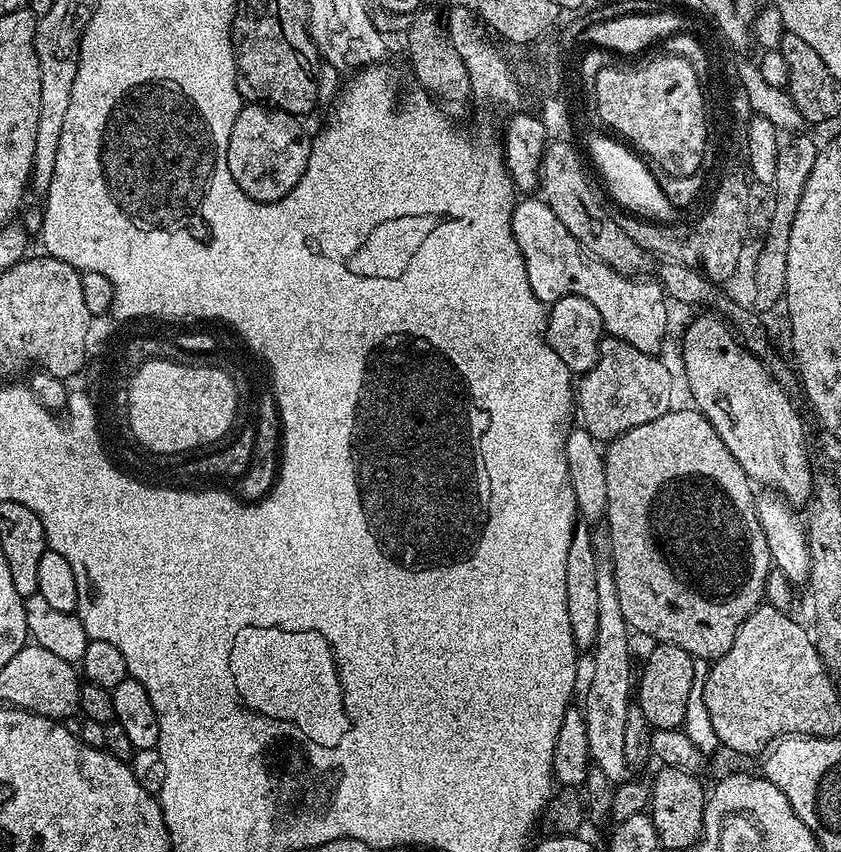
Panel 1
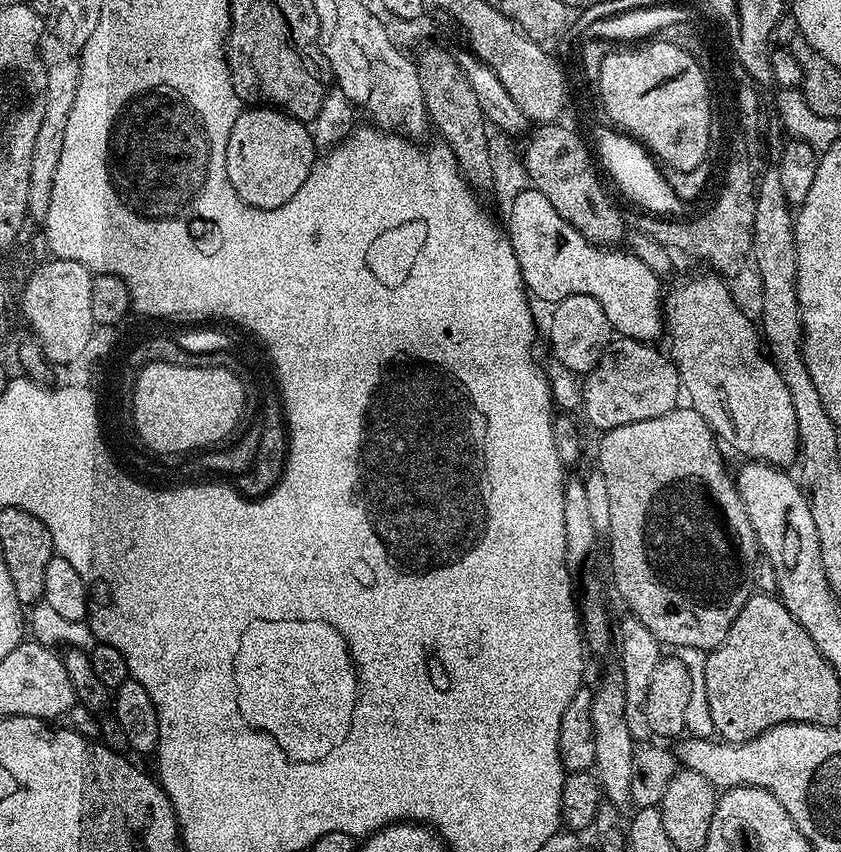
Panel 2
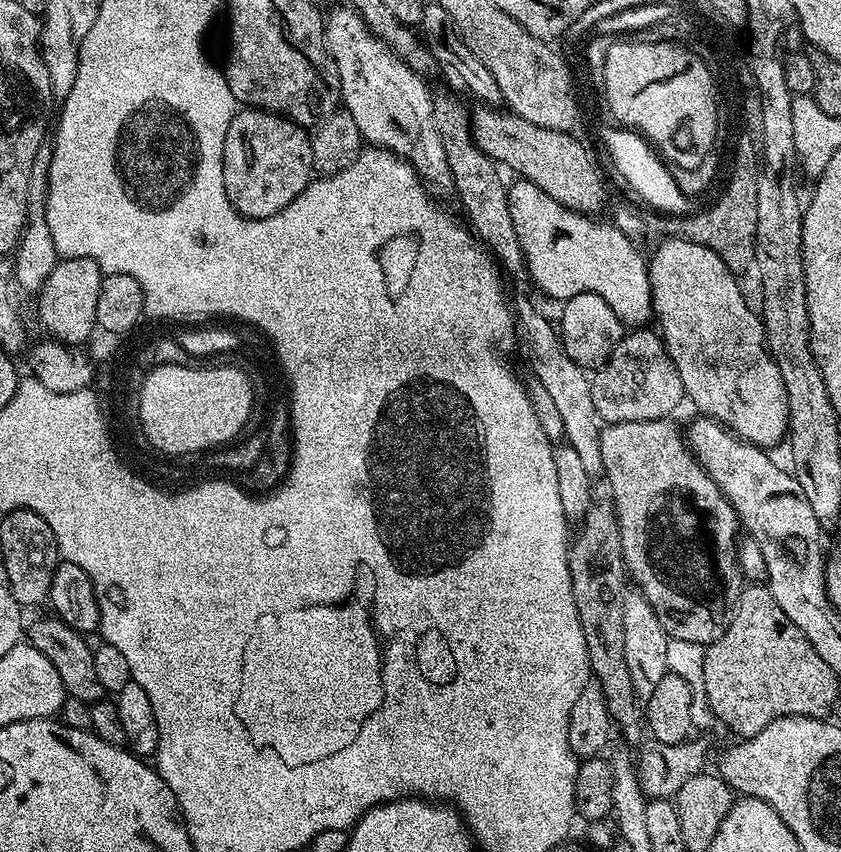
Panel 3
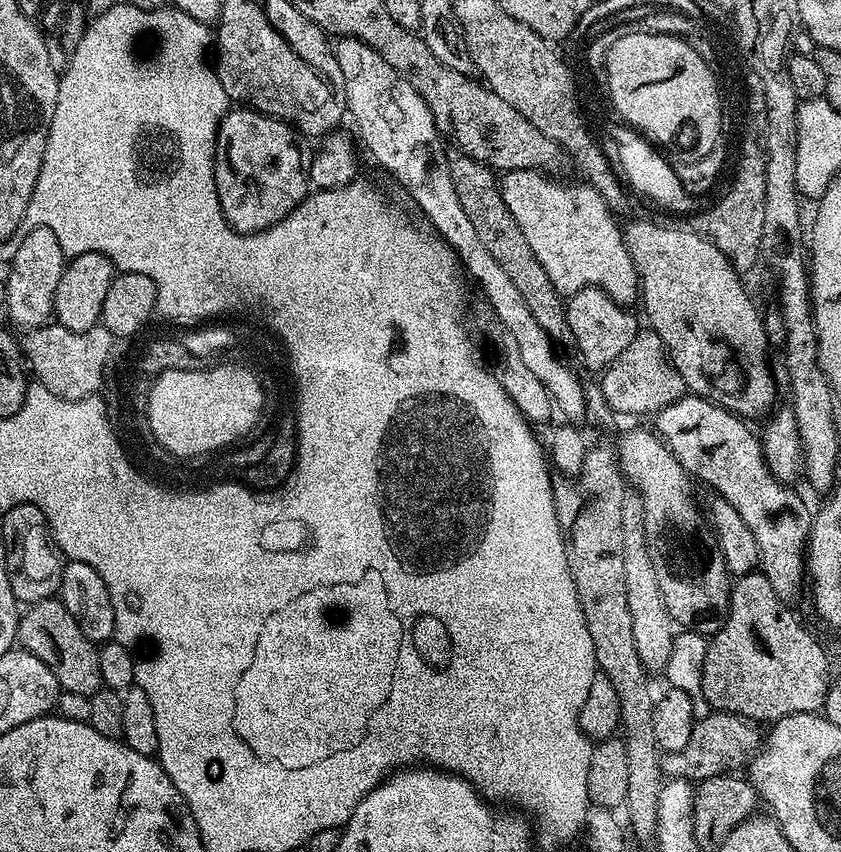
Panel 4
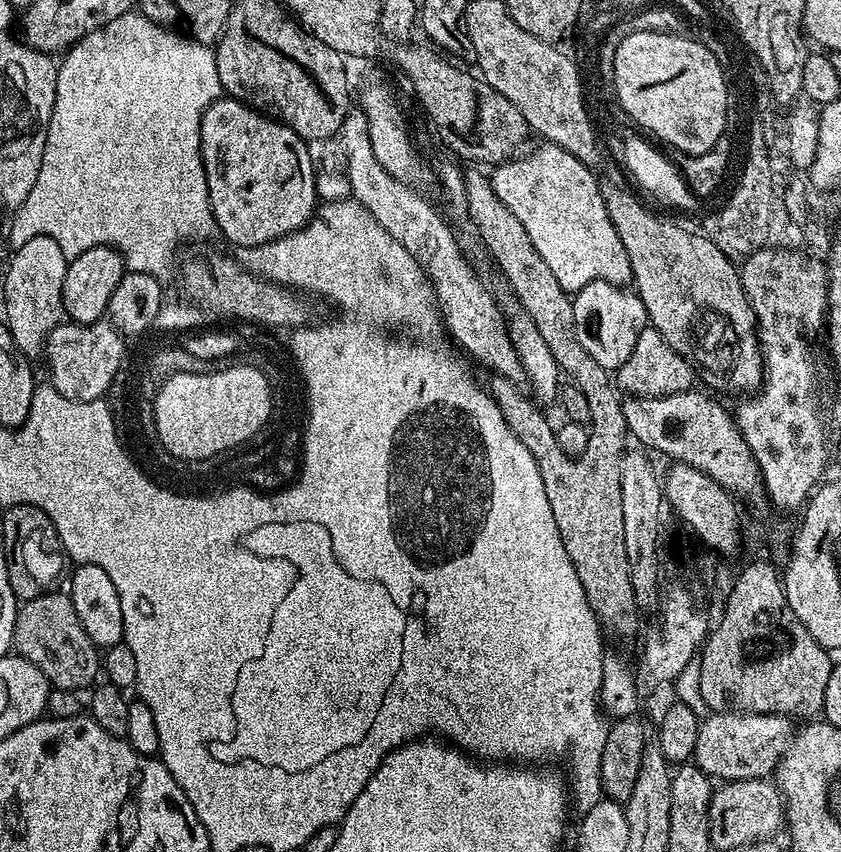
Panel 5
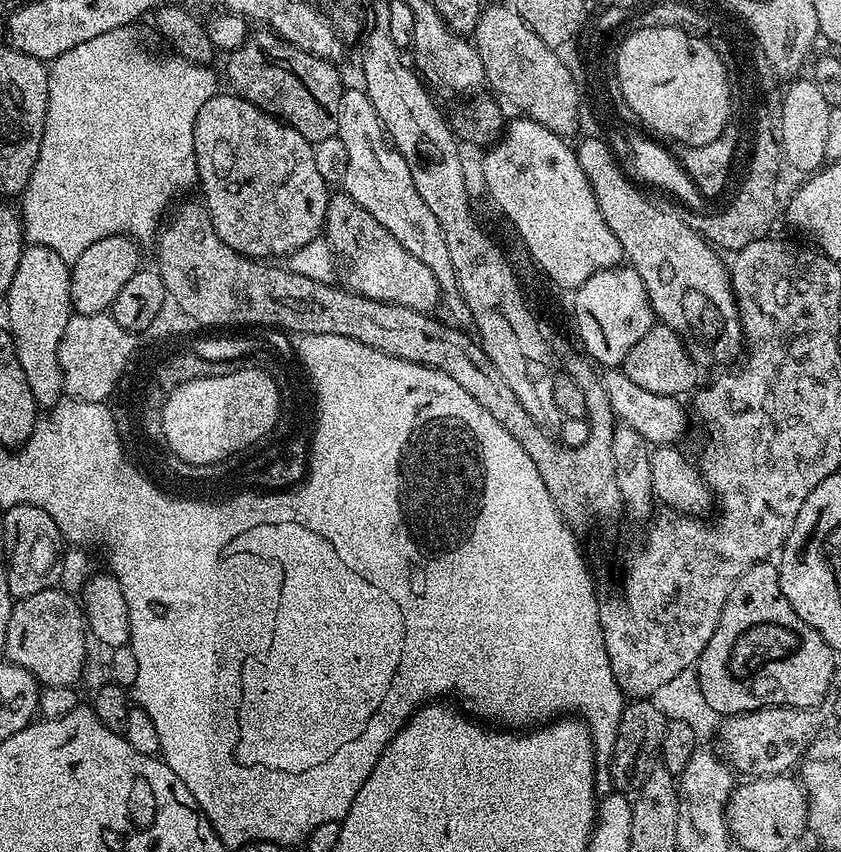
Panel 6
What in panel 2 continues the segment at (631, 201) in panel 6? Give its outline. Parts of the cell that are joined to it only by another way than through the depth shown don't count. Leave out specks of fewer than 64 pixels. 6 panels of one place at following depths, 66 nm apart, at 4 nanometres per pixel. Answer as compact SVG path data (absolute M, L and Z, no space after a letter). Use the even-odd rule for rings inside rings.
M708 275L712 276L696 276L678 285L666 296L666 336L672 339L670 359L678 370L687 399L688 396L692 399L689 400L690 407L702 414L708 427L723 443L725 440L734 451L741 452L749 461L773 466L795 465L800 451L800 439L794 402L790 402L790 390L786 390L782 374L773 371L761 360L757 349L762 337L753 317L736 302L729 285L719 275Z

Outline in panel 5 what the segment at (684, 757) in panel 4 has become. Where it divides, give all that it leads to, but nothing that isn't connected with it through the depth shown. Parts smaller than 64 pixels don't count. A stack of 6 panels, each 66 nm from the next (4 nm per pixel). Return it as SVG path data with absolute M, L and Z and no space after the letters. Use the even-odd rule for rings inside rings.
M712 712L703 717L698 730L694 762L716 782L771 777L792 745L792 724L789 717L778 712Z

